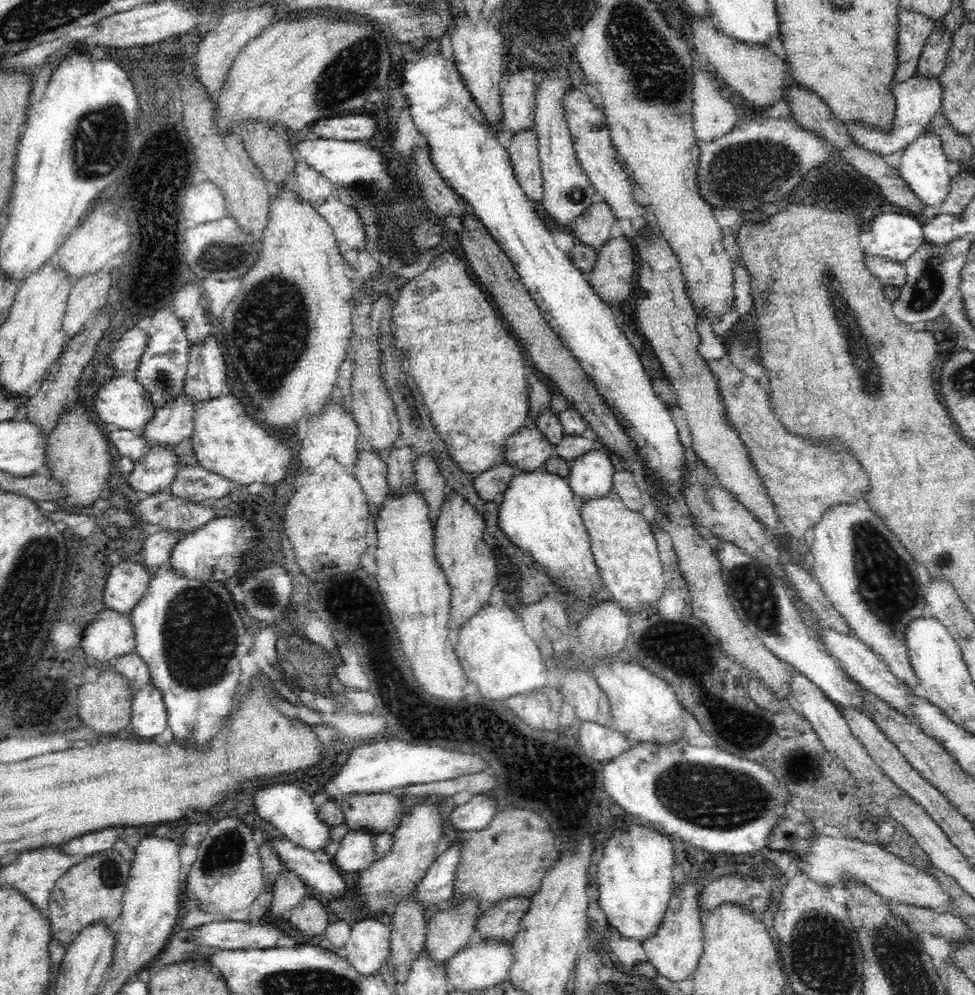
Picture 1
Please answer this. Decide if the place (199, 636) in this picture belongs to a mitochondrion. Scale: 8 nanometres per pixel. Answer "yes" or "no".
yes

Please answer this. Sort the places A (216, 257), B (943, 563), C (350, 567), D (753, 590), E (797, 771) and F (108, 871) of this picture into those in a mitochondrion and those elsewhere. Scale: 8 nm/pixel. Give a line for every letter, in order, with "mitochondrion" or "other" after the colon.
A: mitochondrion
B: other
C: other
D: mitochondrion
E: mitochondrion
F: mitochondrion

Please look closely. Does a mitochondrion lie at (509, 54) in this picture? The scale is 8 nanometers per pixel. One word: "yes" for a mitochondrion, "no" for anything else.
no

